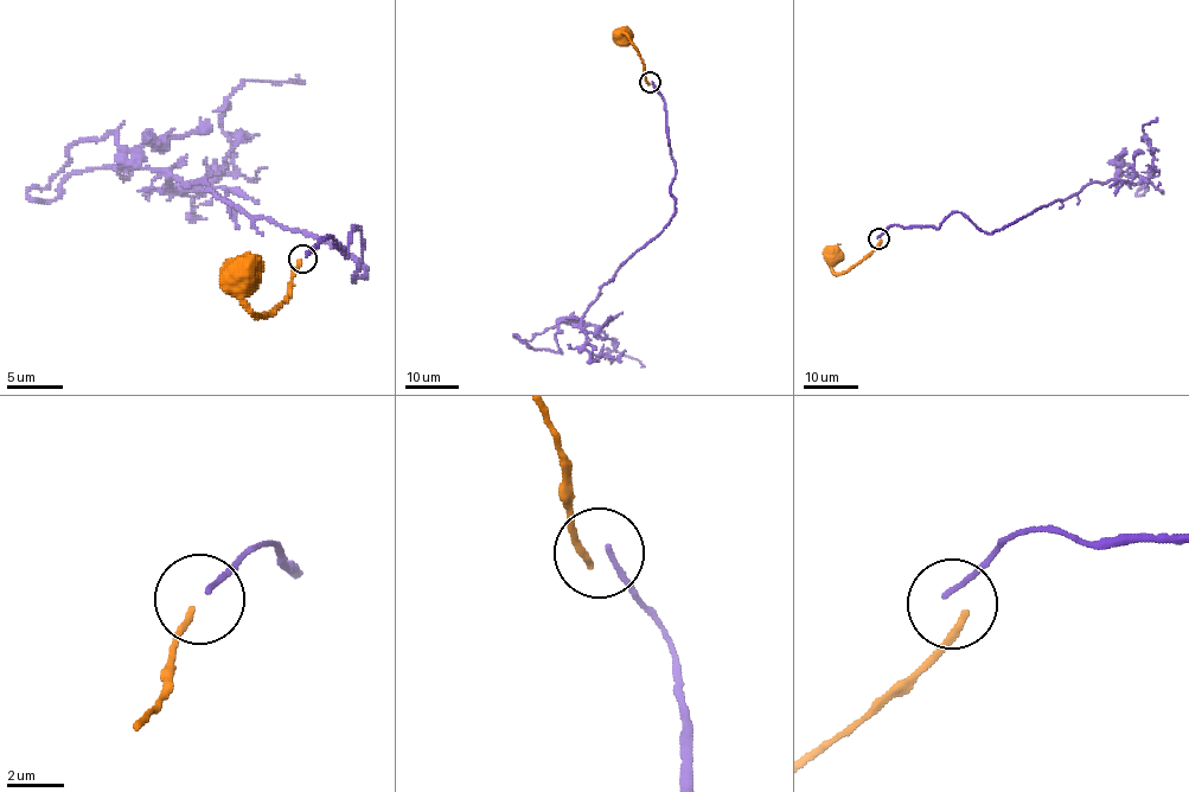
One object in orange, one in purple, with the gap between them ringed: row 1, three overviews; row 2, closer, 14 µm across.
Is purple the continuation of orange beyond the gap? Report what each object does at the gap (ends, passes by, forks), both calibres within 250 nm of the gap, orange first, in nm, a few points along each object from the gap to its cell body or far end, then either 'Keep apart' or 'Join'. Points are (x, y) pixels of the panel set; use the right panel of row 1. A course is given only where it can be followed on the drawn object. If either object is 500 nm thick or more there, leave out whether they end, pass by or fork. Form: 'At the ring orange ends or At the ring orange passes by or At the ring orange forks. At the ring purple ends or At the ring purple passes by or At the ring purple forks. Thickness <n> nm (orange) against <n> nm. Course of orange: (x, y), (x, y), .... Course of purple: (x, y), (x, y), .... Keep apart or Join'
At the ring orange ends. At the ring purple ends. Thickness 240 nm (orange) against 170 nm. Course of orange: (880, 240), (862, 259), (836, 273), (832, 267), (841, 244). Course of purple: (877, 238), (956, 212), (990, 234), (1095, 181), (1146, 180), (1142, 126), (1157, 117). Keep apart

